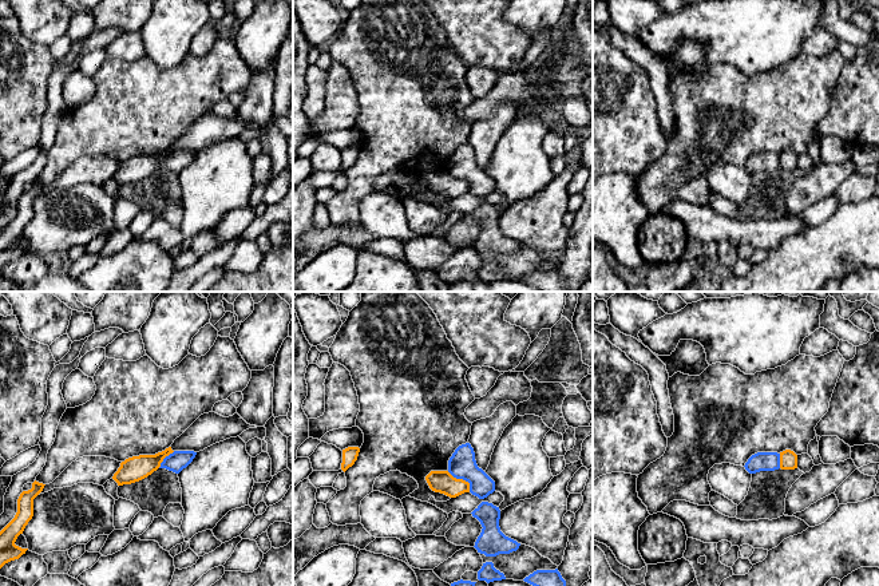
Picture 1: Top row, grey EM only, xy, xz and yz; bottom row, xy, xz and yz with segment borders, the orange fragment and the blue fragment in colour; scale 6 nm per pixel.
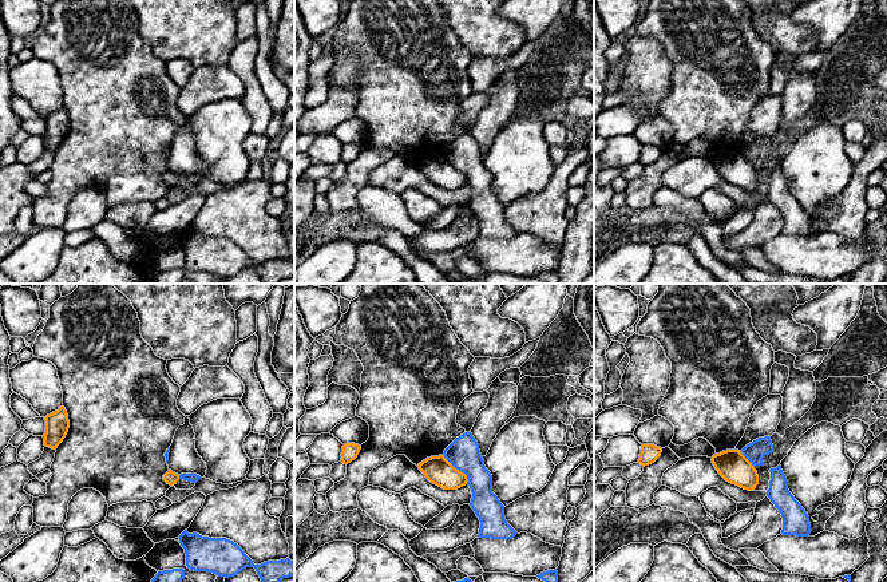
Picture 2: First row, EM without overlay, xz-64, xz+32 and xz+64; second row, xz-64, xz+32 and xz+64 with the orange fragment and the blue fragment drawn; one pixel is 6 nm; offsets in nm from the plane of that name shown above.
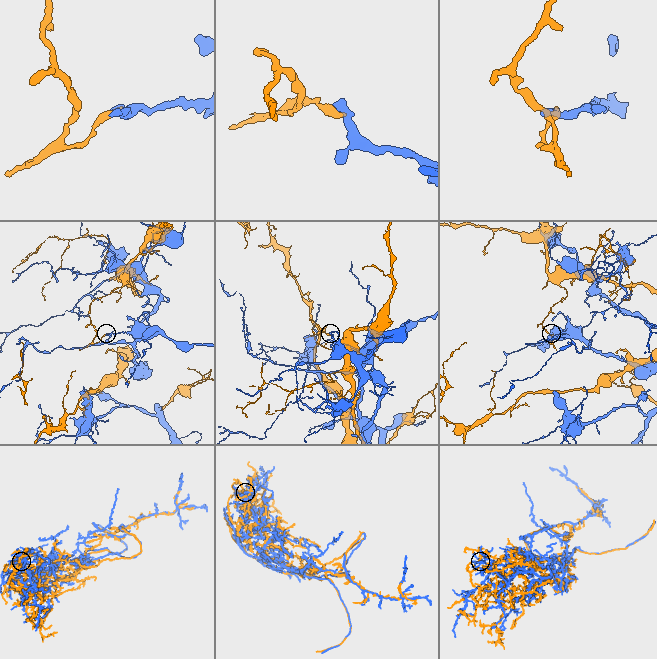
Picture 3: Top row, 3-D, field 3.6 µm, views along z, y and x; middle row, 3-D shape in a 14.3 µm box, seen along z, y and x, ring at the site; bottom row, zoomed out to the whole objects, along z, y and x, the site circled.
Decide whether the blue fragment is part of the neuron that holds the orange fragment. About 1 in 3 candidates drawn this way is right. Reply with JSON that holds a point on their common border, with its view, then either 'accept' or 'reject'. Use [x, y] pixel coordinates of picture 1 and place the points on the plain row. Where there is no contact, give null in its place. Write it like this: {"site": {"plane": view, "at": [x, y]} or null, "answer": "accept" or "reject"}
{"site": {"plane": "xz", "at": [462, 179]}, "answer": "reject"}

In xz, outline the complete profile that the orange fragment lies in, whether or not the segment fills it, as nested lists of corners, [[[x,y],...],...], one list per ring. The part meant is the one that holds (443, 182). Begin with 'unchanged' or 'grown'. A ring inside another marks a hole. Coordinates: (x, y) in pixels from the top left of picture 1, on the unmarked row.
unchanged; [[[431,171],[425,181],[435,193],[456,198],[464,193],[470,193],[470,183],[463,179],[454,178],[448,171]]]

